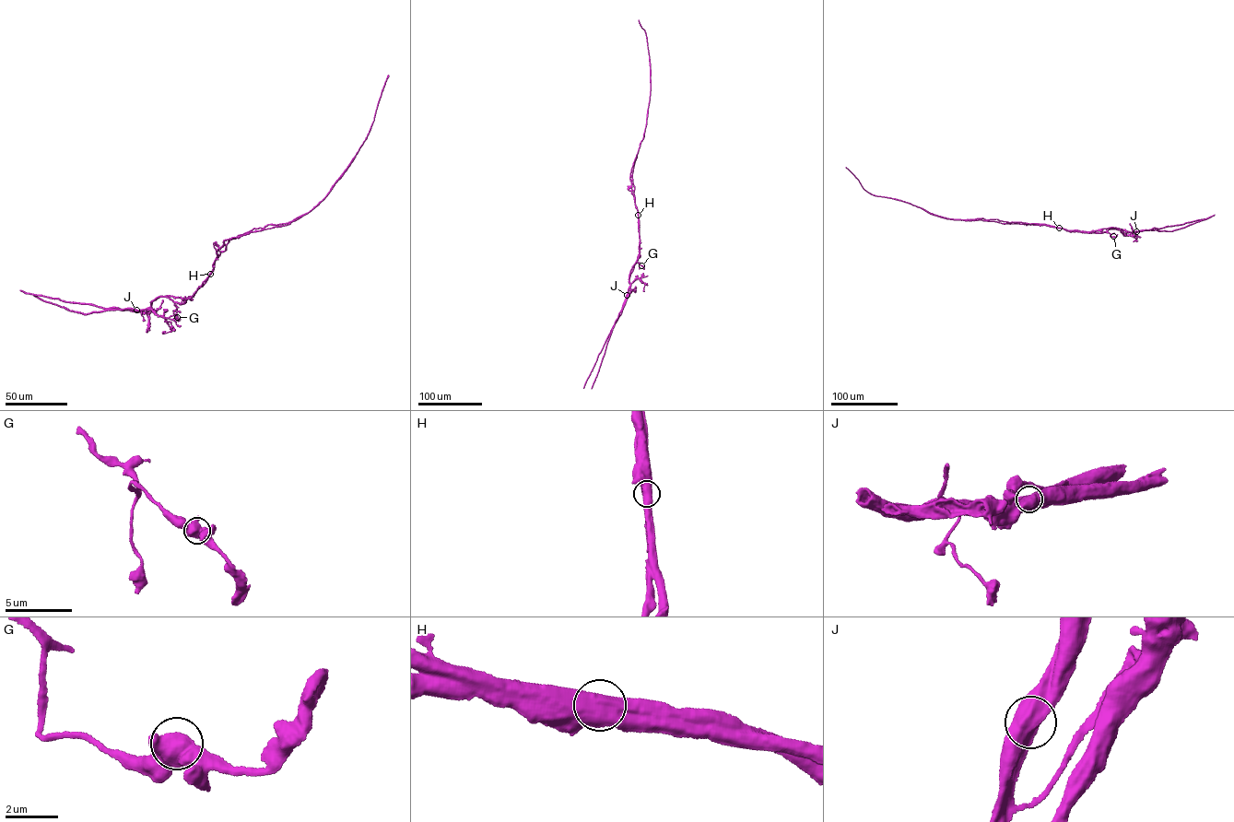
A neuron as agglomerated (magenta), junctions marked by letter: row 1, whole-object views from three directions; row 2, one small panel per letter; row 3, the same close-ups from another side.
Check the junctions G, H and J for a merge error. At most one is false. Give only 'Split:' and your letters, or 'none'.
Split: H

